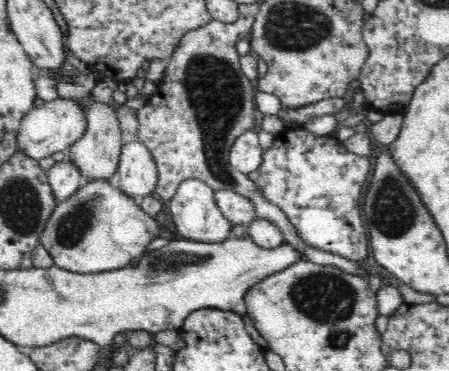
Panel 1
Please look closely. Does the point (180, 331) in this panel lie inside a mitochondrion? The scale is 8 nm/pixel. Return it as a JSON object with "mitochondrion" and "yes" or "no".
{"mitochondrion":"no"}

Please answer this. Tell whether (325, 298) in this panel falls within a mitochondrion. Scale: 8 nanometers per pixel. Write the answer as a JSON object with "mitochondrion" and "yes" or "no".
{"mitochondrion":"yes"}

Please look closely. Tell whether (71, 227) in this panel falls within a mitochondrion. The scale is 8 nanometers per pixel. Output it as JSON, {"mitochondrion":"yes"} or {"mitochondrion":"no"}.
{"mitochondrion":"yes"}

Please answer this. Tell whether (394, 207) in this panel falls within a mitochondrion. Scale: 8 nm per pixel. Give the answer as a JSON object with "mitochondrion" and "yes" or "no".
{"mitochondrion":"yes"}

